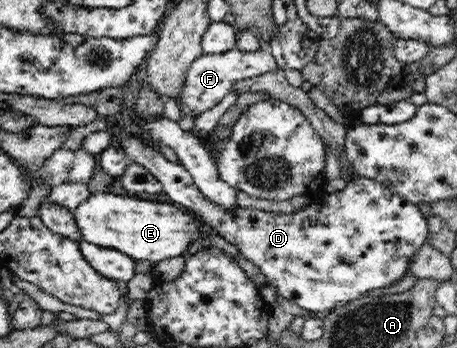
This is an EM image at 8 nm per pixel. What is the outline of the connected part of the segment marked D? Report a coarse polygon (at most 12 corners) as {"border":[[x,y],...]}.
{"border":[[142,137],[128,159],[236,245],[282,298],[327,314],[400,281],[418,206],[351,180],[292,214],[224,212]]}

